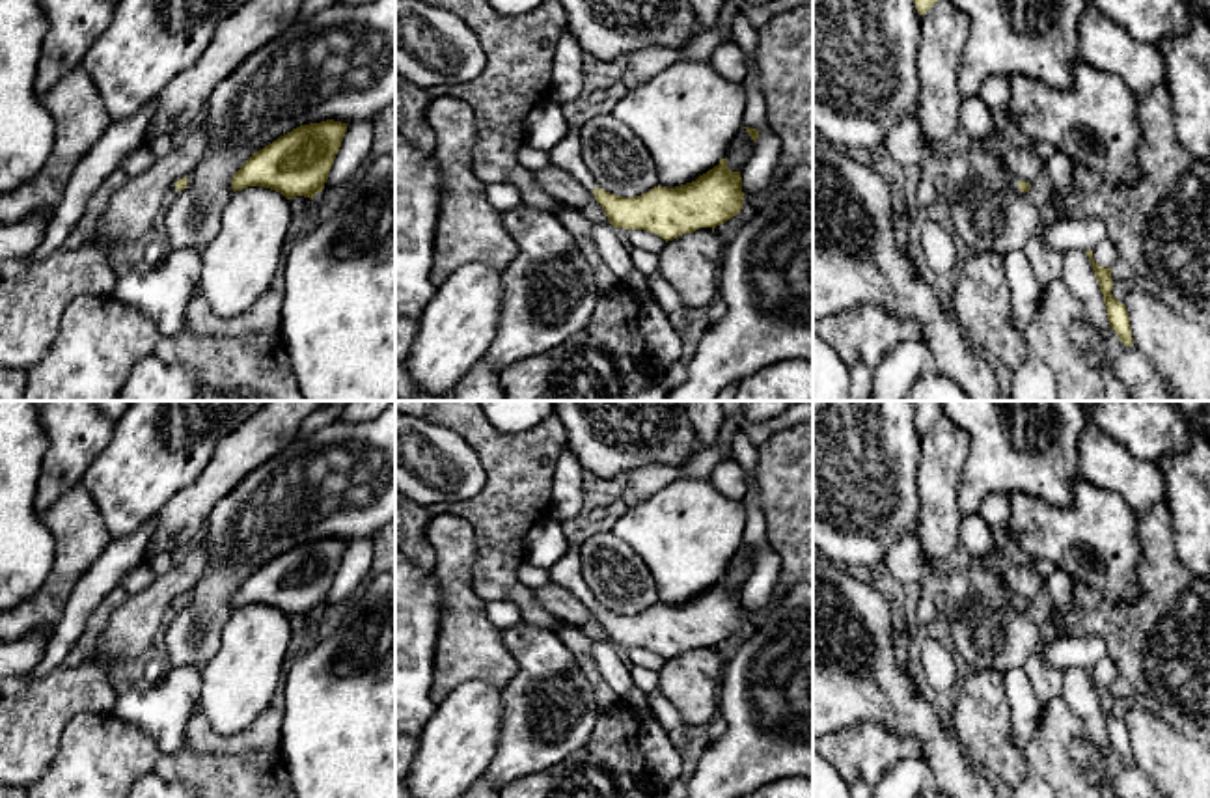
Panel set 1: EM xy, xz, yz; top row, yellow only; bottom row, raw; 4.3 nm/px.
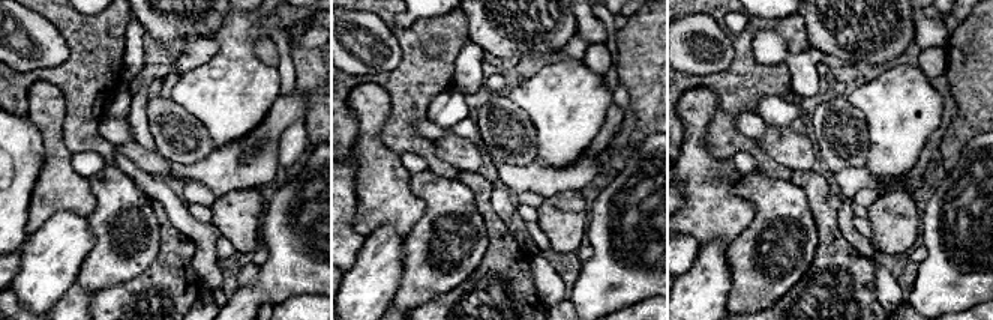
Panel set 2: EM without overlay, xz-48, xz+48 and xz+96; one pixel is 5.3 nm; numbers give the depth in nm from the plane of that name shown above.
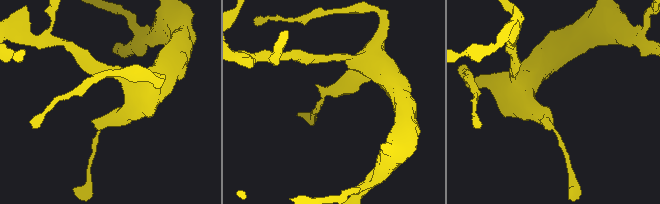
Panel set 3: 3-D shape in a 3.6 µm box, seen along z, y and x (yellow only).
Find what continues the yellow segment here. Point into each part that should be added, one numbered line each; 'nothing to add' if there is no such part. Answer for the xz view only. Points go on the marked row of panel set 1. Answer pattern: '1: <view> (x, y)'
1: xz (567, 153)

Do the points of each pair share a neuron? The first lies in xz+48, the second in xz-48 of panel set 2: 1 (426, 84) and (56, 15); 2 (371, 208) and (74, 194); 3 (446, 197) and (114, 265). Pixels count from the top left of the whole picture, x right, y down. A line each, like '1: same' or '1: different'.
1: same
2: same
3: same

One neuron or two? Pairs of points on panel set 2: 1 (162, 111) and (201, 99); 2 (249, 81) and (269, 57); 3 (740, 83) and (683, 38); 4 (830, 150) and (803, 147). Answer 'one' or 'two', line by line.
1: two
2: two
3: two
4: two

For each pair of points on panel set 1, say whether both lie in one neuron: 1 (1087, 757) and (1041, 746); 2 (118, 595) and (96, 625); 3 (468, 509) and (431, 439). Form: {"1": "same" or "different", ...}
{"1": "different", "2": "same", "3": "different"}

